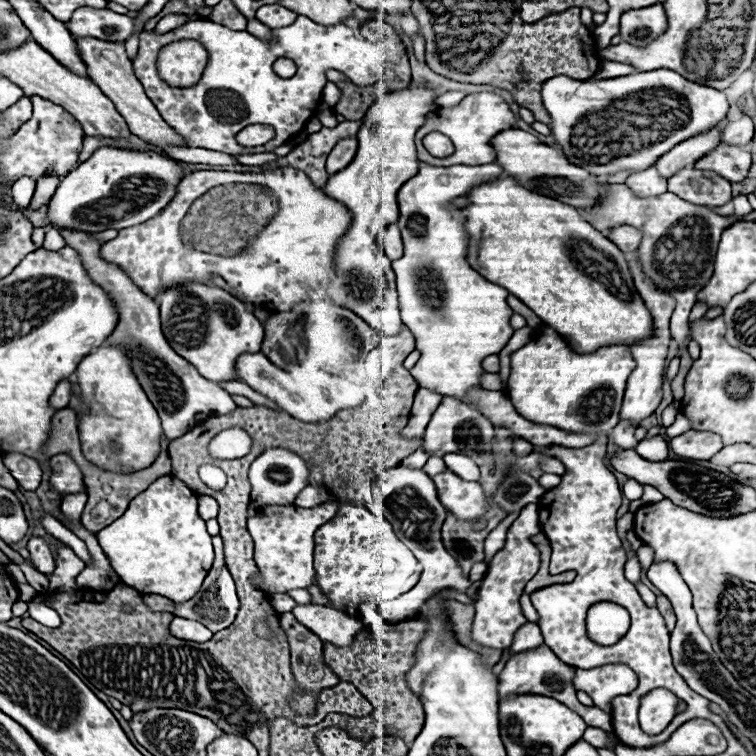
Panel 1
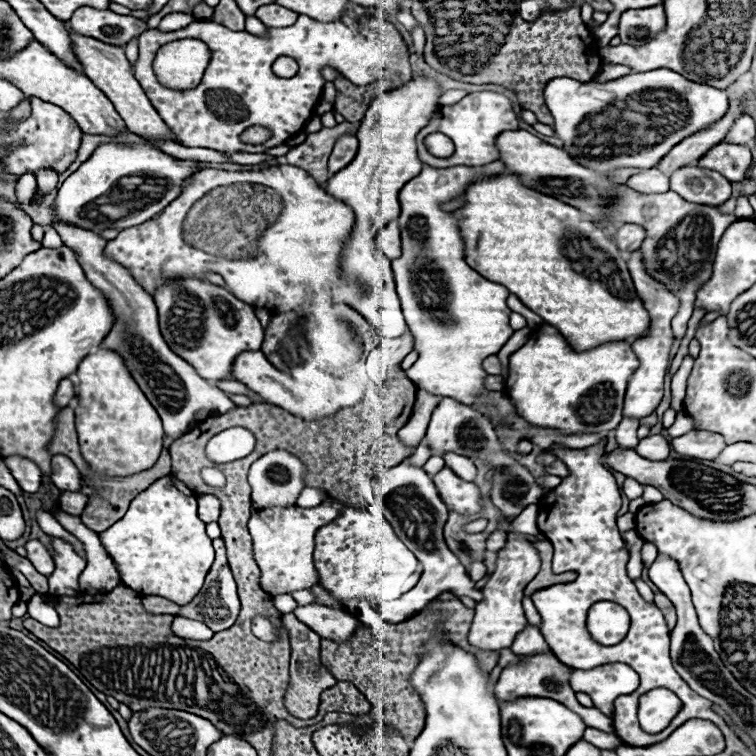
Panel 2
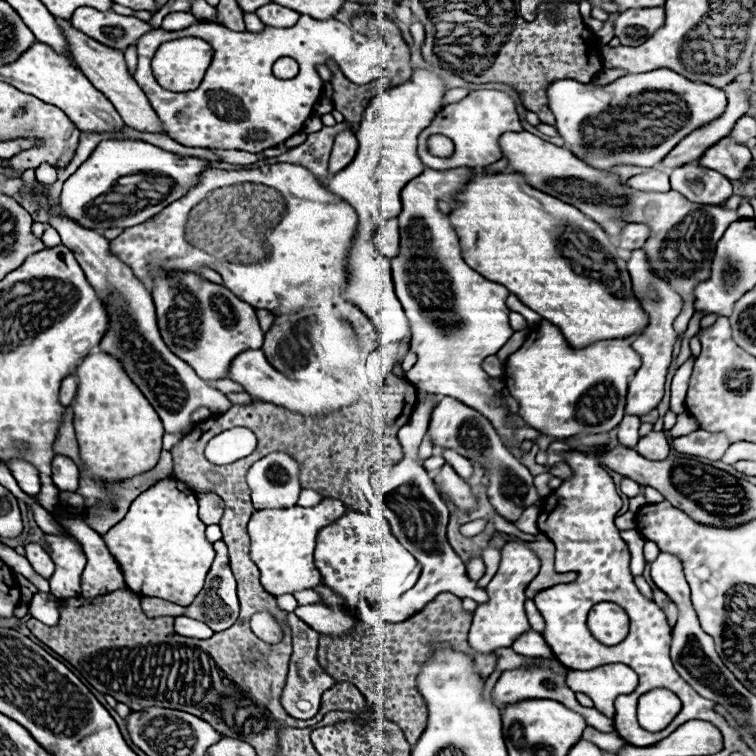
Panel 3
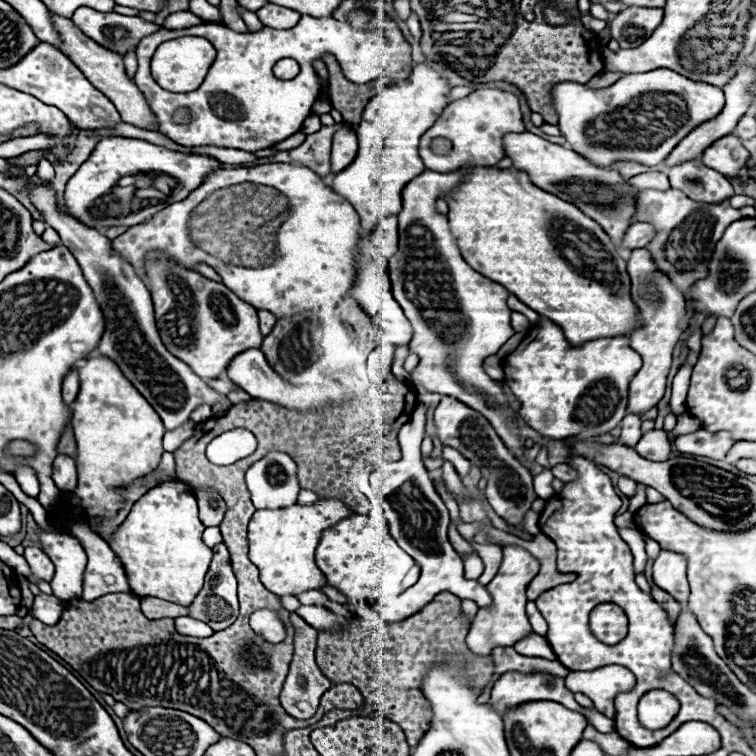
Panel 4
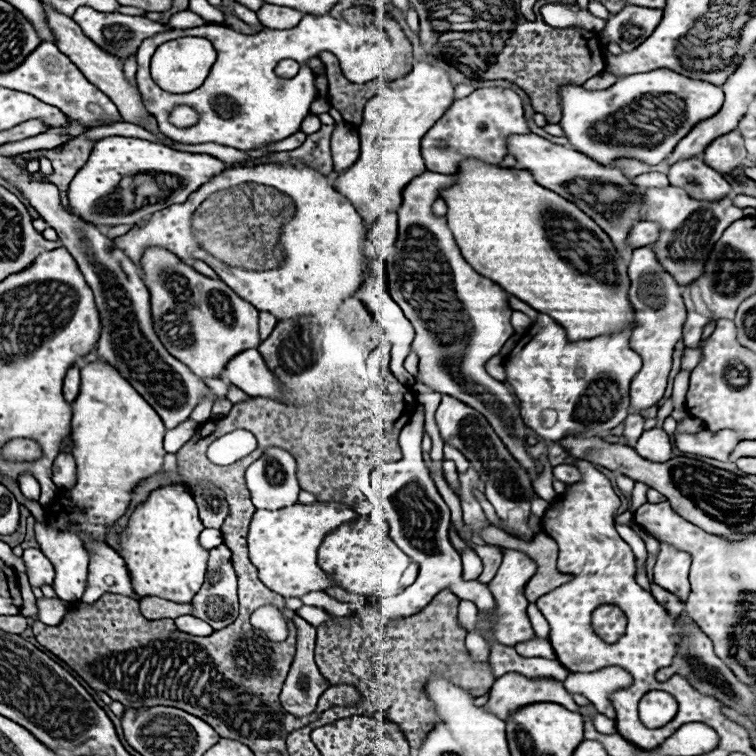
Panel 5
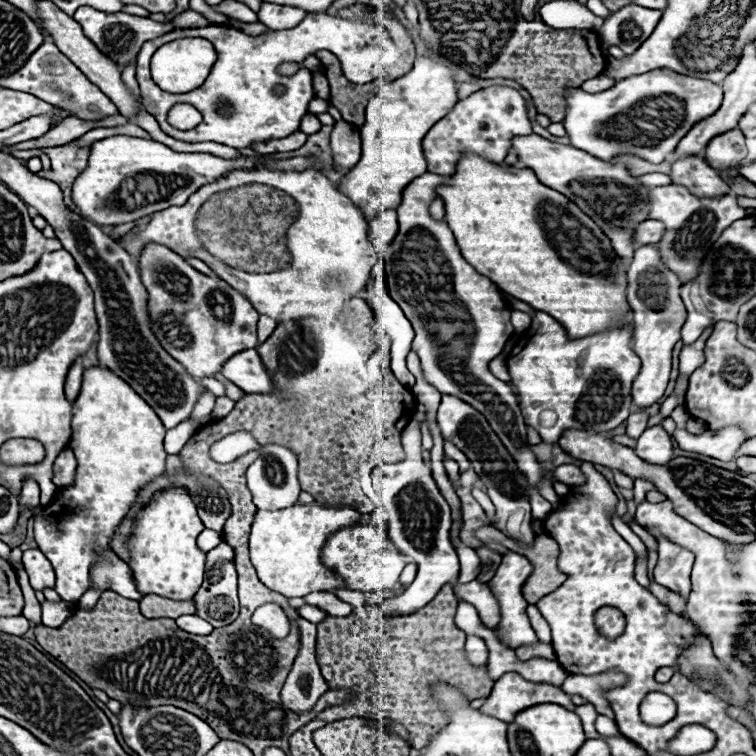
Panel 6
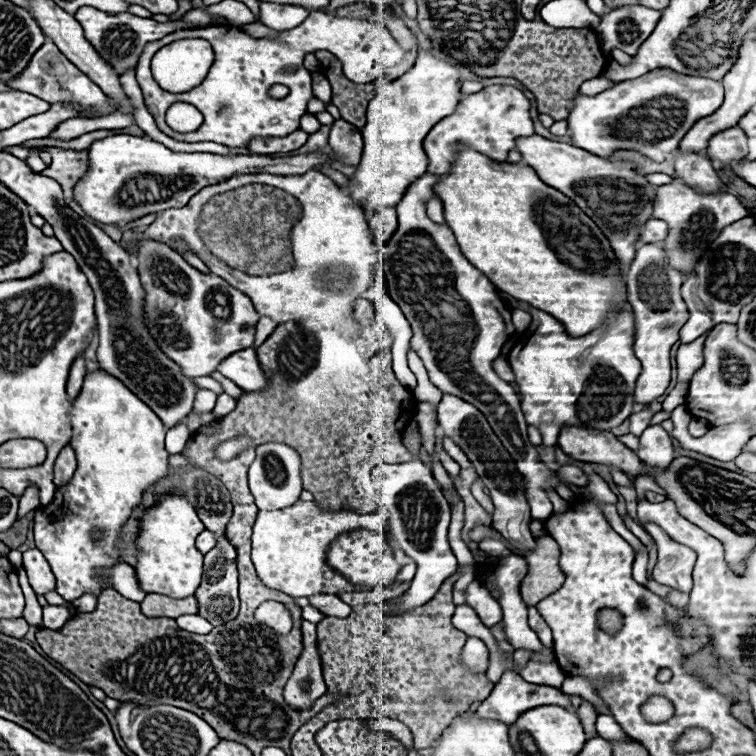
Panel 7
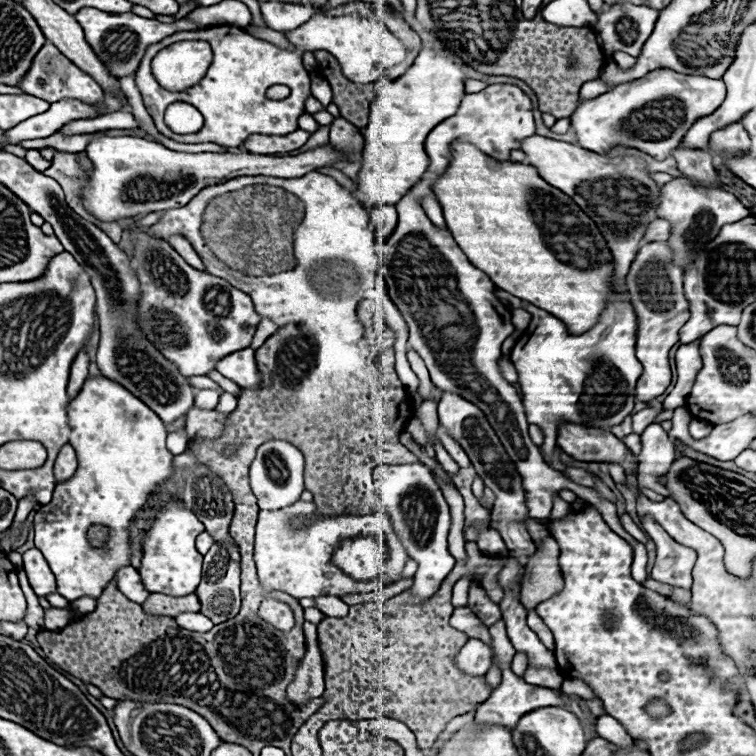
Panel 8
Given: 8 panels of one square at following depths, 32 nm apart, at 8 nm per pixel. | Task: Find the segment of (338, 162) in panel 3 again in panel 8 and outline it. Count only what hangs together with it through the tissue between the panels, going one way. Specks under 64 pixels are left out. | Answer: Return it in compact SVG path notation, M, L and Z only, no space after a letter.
M338 116L330 124L330 144L342 152L348 152L350 162L358 162L362 156L364 138L362 138L362 132L354 124Z

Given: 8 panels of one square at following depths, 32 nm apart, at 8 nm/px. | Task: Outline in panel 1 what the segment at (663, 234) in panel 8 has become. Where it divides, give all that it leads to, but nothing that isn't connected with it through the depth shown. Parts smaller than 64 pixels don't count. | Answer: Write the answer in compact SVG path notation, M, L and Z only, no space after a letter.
M618 226L612 232L608 232L608 238L622 250L622 252L634 252L638 250L638 244L642 240L642 232L634 226Z

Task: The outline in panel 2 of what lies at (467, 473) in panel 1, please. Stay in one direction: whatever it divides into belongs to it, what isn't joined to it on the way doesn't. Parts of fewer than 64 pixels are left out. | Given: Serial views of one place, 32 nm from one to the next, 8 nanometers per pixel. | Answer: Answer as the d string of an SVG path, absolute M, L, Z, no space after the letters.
M446 452L444 454L444 460L446 460L446 466L450 466L462 480L466 482L472 482L474 476L476 476L476 466L470 458L466 456L458 456L456 452Z

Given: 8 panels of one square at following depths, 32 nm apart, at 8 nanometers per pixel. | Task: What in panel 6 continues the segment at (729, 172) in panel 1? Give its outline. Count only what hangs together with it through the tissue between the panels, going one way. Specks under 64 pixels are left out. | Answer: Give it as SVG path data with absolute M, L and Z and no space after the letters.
M738 128L714 136L706 148L706 160L716 170L726 170L726 168L732 168L734 164L740 164L746 158L744 140L746 138Z

